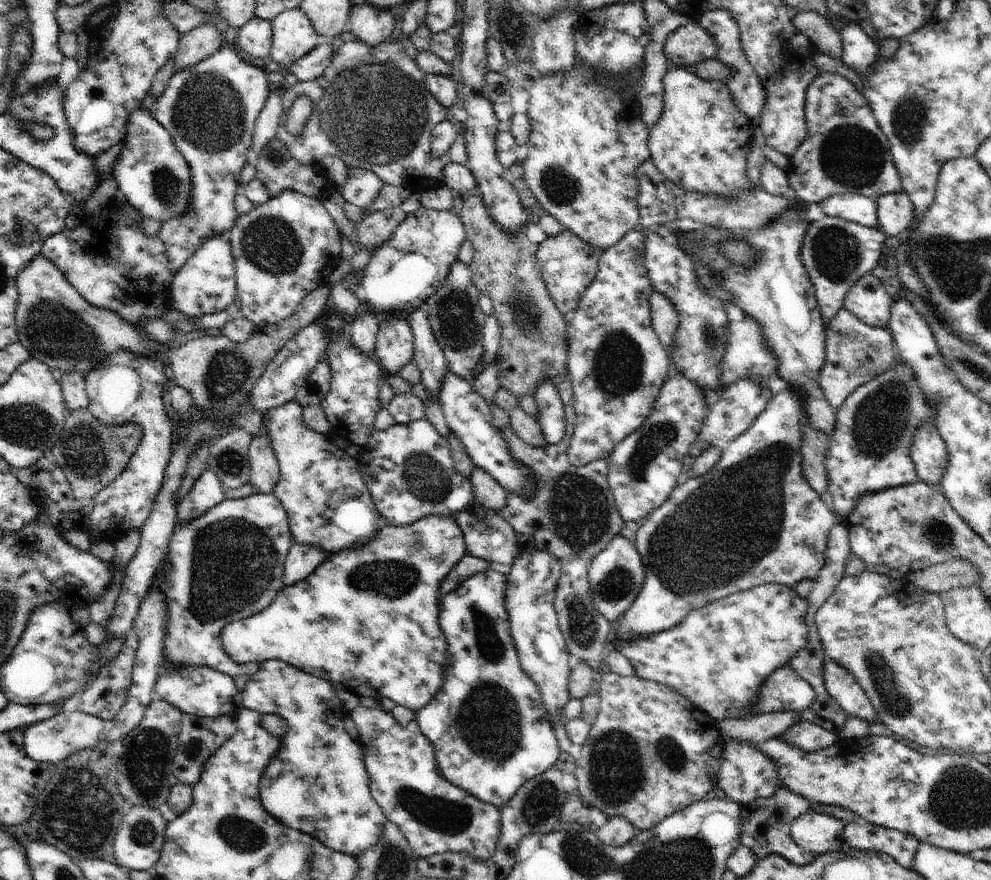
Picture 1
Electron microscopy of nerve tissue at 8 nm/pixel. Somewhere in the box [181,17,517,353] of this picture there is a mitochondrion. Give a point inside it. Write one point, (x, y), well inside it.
(378, 113)

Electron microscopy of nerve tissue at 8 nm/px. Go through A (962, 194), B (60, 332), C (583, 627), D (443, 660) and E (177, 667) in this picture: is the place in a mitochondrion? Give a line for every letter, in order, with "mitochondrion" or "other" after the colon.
A: other
B: mitochondrion
C: mitochondrion
D: other
E: other

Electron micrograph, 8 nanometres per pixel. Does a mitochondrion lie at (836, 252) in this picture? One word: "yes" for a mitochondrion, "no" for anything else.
yes

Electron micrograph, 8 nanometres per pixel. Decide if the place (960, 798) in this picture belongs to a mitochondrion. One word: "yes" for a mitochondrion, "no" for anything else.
yes

